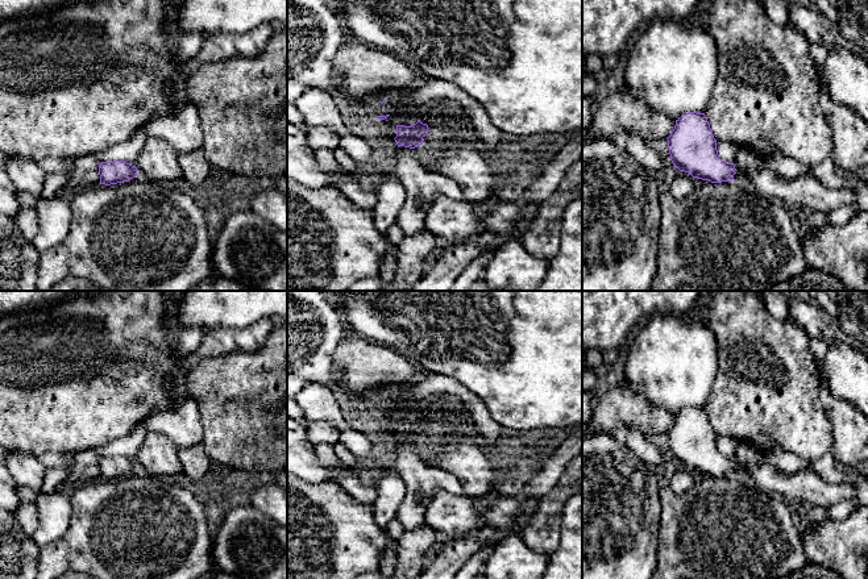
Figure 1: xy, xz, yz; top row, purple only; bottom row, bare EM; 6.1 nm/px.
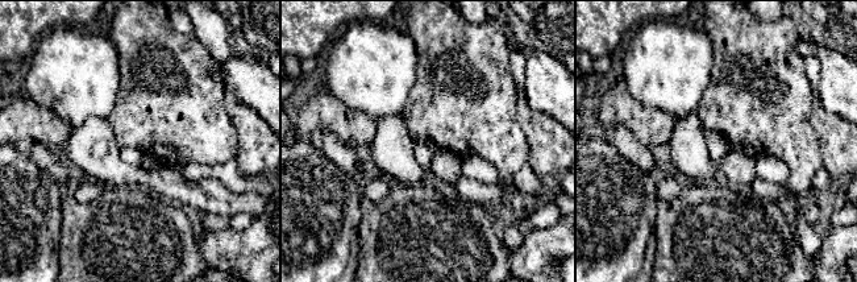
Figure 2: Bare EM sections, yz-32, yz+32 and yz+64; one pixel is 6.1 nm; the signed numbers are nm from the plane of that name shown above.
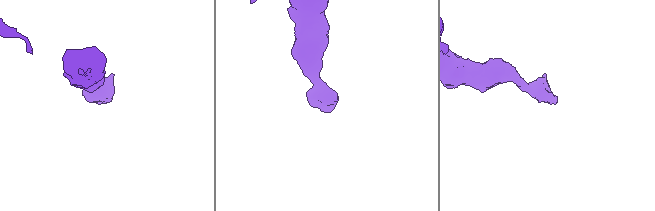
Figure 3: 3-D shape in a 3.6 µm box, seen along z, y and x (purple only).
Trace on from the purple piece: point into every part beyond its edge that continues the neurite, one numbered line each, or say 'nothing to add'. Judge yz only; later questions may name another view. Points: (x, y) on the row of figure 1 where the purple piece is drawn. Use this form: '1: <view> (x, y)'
1: yz (806, 192)

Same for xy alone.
nothing to add

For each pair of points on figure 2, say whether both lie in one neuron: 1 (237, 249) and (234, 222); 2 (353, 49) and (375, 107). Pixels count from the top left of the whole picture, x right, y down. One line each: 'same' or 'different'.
1: different
2: same

